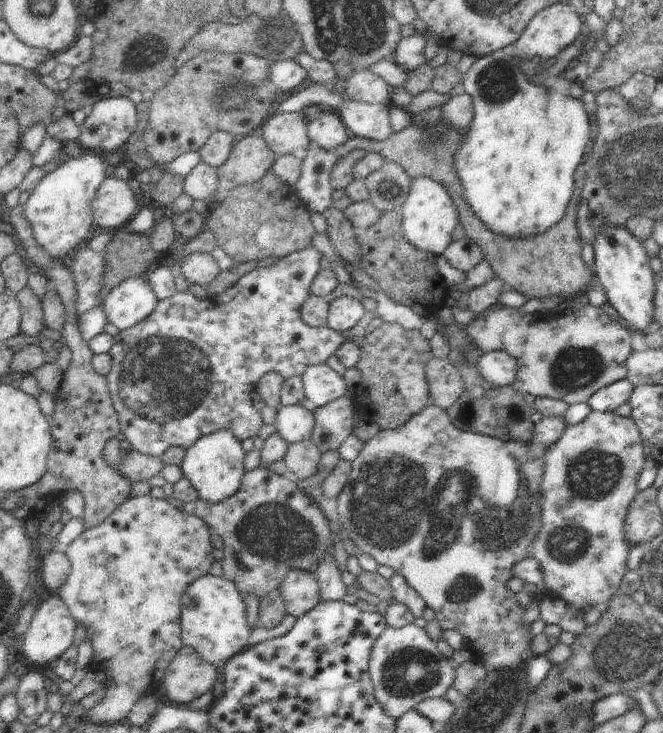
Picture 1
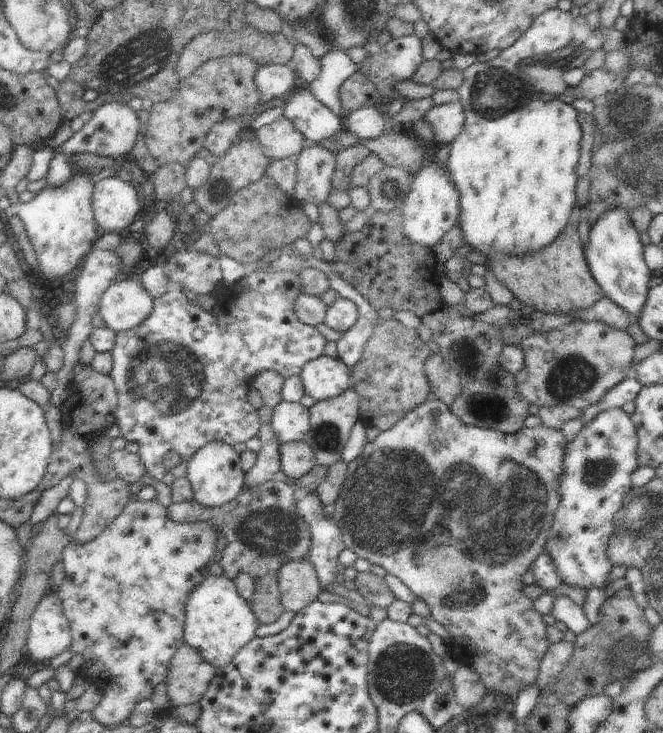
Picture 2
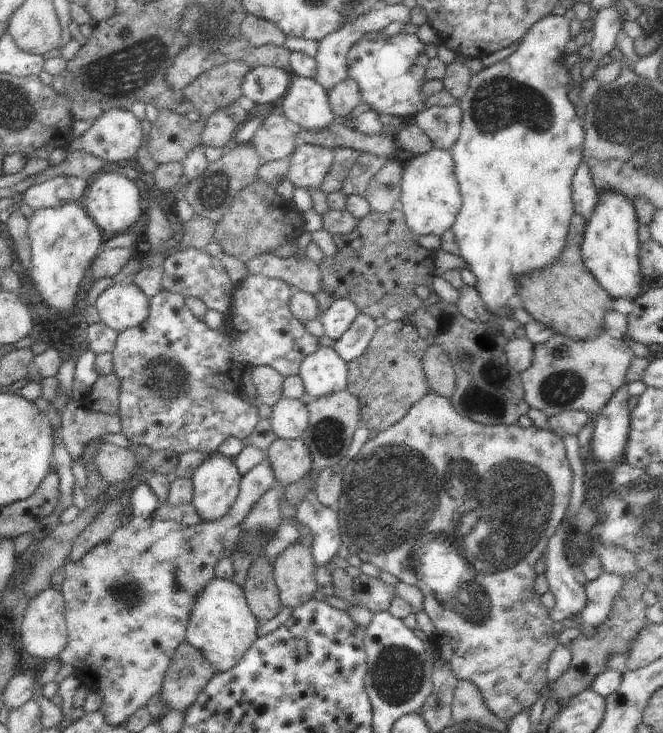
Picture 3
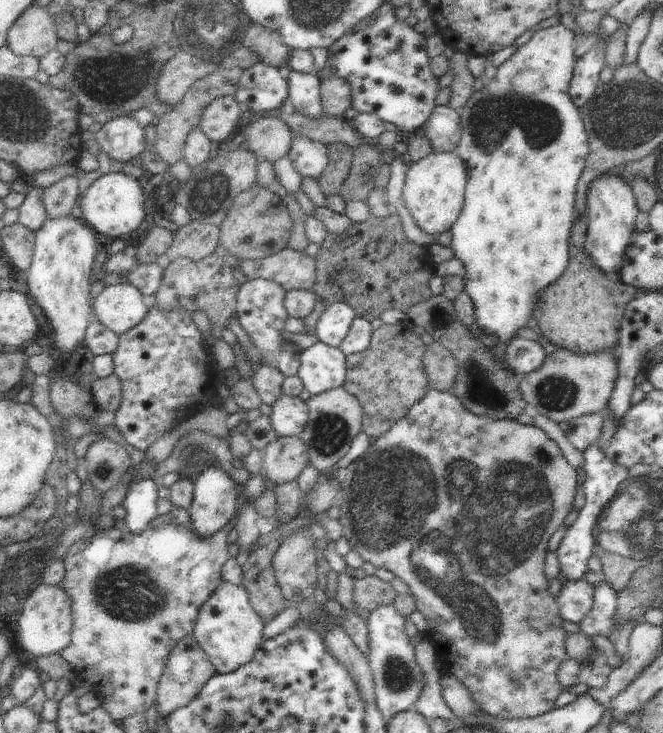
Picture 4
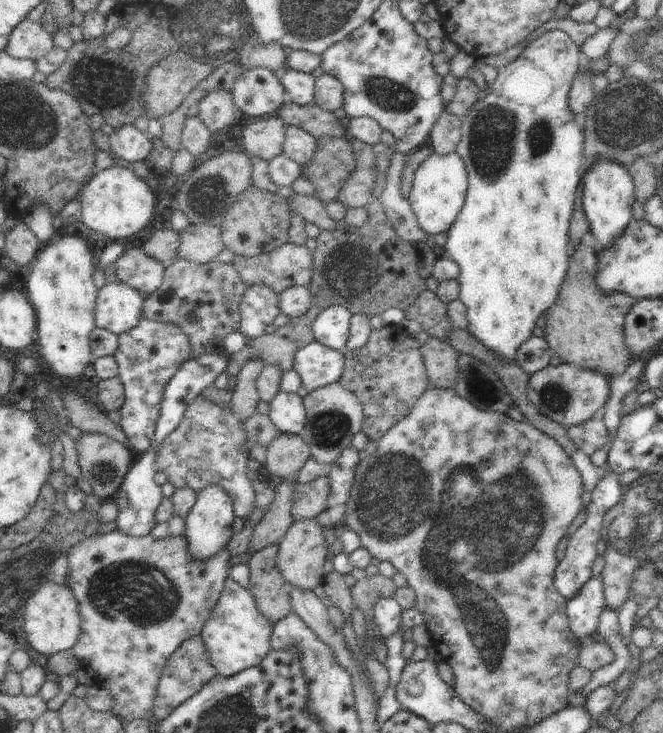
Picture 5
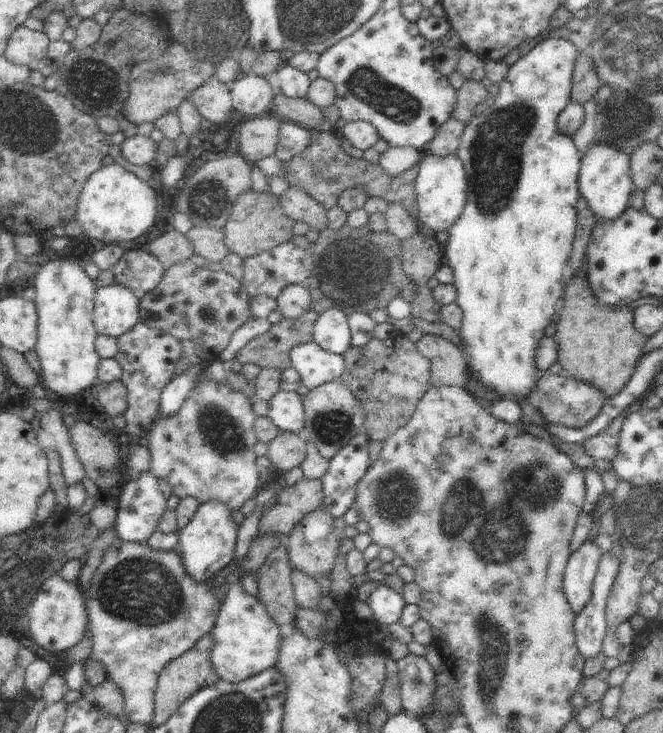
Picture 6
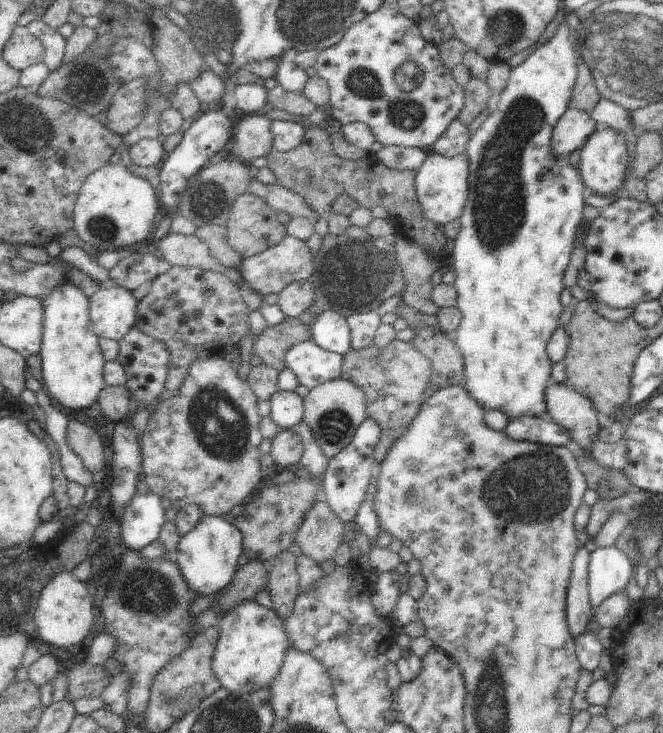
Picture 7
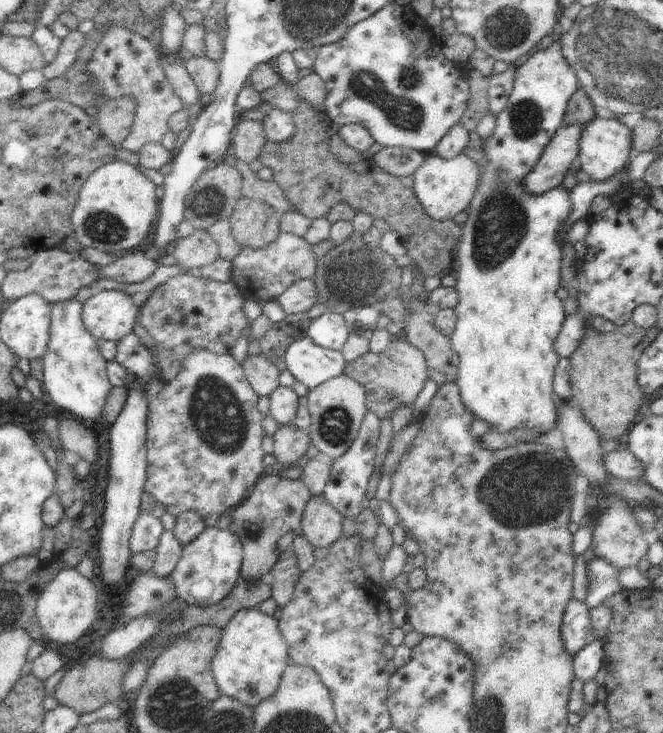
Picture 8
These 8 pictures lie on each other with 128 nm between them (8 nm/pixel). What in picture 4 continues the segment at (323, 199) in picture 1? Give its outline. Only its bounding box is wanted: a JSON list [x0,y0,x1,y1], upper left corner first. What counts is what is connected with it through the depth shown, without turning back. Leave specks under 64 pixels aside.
[287,135,329,179]

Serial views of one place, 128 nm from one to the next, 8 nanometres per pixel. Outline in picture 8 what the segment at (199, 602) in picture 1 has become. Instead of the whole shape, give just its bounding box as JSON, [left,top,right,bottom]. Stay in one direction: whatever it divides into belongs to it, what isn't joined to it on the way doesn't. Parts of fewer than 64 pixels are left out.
[211,607,288,708]

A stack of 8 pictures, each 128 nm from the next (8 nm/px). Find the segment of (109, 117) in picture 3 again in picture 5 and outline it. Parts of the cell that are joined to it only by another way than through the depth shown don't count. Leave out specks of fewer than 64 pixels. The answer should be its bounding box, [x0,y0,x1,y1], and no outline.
[109,125,152,162]

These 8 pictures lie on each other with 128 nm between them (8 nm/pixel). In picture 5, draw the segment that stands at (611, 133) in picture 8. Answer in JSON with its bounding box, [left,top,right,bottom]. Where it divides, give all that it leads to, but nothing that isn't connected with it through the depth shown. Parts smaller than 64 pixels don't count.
[581,159,635,250]

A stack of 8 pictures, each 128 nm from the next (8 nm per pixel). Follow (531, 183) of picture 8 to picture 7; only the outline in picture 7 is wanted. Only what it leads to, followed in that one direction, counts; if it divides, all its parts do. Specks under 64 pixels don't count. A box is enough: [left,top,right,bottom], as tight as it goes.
[551,108,596,158]

